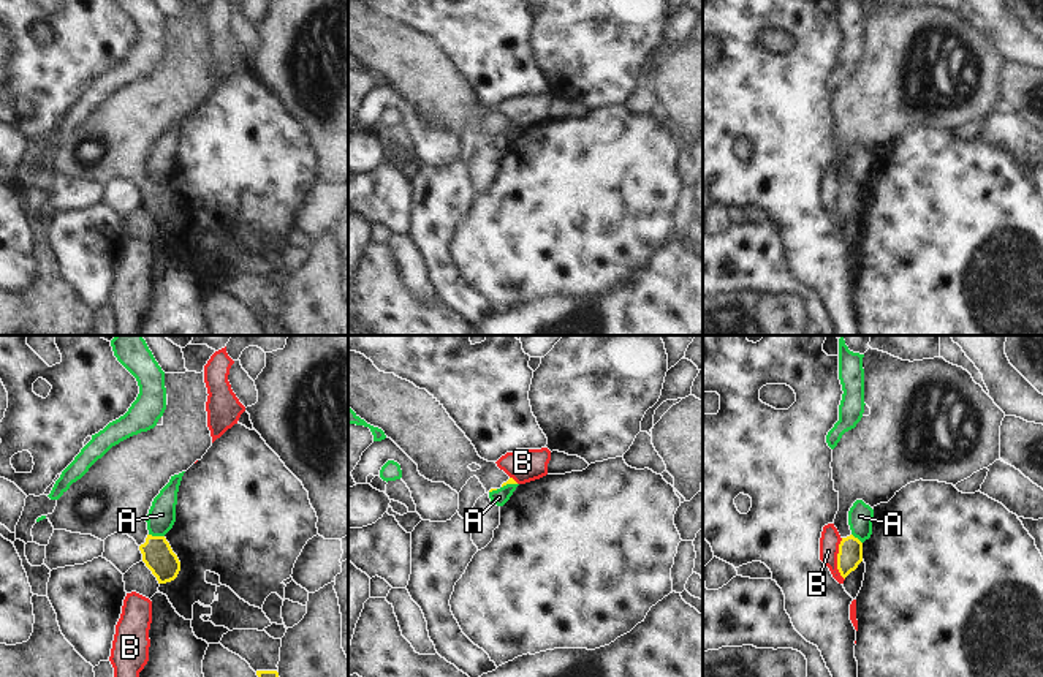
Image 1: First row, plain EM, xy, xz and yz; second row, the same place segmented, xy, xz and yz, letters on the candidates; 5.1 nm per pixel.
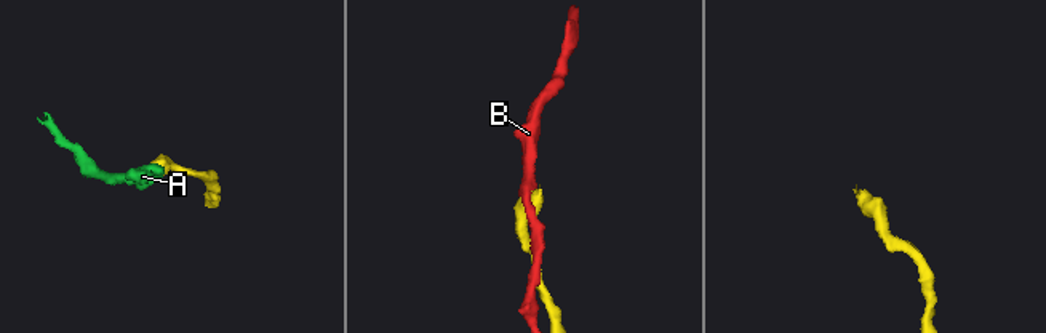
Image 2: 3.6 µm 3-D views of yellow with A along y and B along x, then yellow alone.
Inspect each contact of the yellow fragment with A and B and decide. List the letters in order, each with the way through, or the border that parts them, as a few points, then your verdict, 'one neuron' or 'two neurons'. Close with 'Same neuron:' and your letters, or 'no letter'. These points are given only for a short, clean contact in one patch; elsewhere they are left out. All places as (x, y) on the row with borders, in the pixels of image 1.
A: along xy (149, 533), (163, 537) | two neurons
B: along yz (841, 538), (838, 571), (844, 579) | two neurons
Same neuron: no letter

